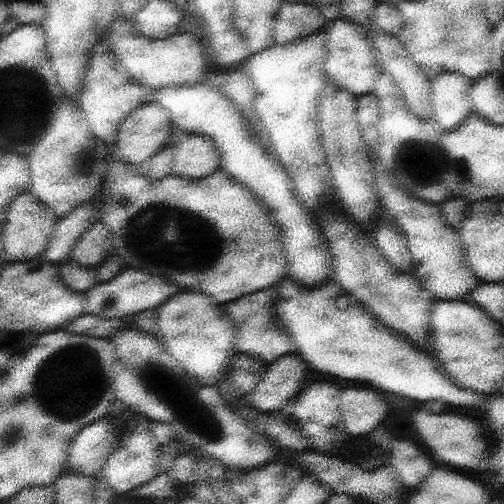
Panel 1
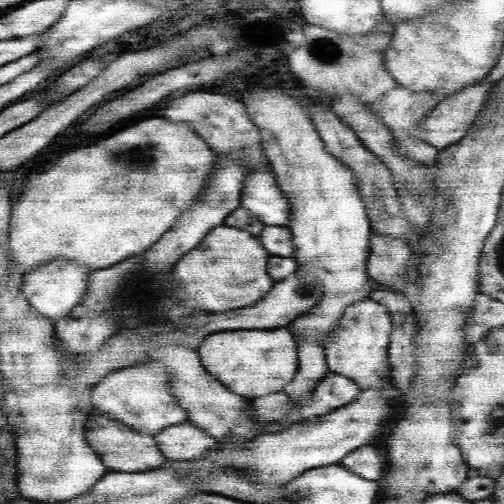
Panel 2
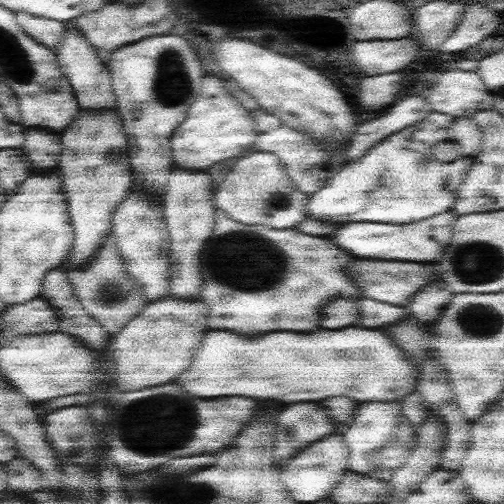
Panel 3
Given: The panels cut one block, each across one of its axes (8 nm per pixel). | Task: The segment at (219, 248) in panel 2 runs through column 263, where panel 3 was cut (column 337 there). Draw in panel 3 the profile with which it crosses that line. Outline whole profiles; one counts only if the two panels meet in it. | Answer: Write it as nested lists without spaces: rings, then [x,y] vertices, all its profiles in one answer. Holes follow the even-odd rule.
[[[219,212],[215,218],[215,230],[203,246],[203,280],[207,280],[205,302],[213,310],[209,330],[239,330],[239,334],[269,334],[275,330],[293,330],[303,334],[323,330],[319,322],[323,322],[321,310],[327,310],[327,302],[335,296],[361,300],[361,292],[355,290],[355,282],[347,282],[347,272],[343,274],[347,264],[355,264],[355,256],[333,246],[329,240],[331,238],[315,238],[295,230],[247,226],[225,212]]]

